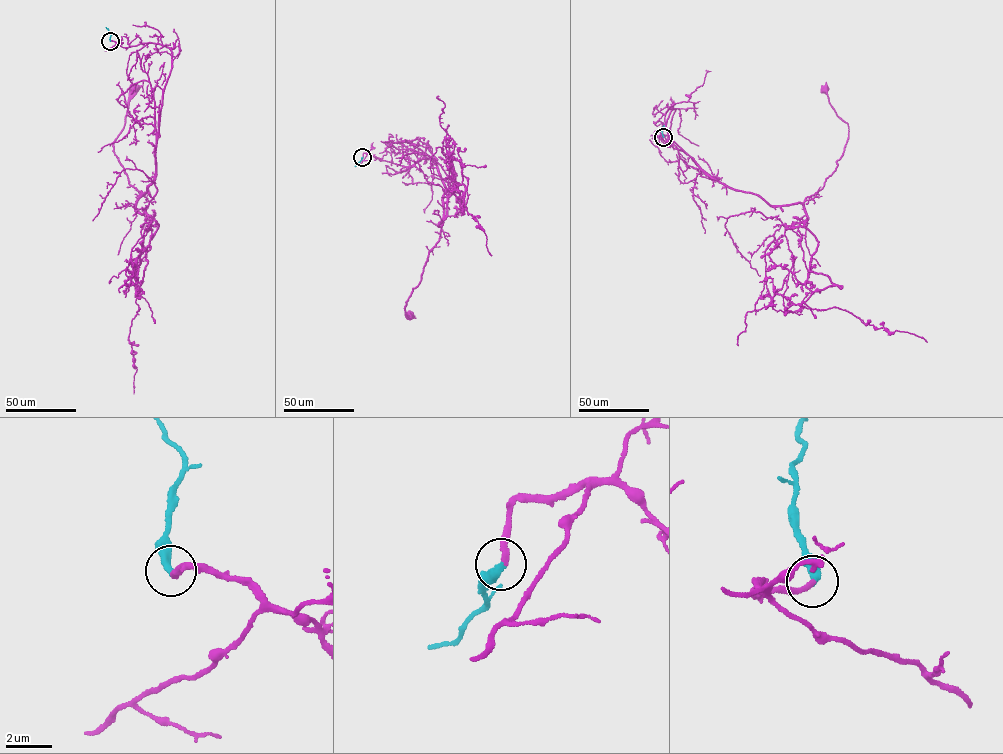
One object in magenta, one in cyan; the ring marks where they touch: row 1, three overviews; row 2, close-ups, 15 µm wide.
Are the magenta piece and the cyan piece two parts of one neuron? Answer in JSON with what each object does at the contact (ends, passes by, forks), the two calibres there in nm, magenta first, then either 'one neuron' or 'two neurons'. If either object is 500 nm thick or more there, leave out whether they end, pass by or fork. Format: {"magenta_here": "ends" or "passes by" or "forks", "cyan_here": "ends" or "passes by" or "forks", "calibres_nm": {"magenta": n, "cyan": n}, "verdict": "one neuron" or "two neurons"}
{"magenta_here": "ends", "cyan_here": "ends", "calibres_nm": {"magenta": 240, "cyan": 380}, "verdict": "one neuron"}

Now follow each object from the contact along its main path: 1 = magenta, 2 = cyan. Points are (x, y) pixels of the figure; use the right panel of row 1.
1: (663, 137), (676, 108), (666, 131), (715, 179), (772, 205), (802, 203), (822, 188), (847, 138), (824, 88)
2: (663, 137), (664, 125)

